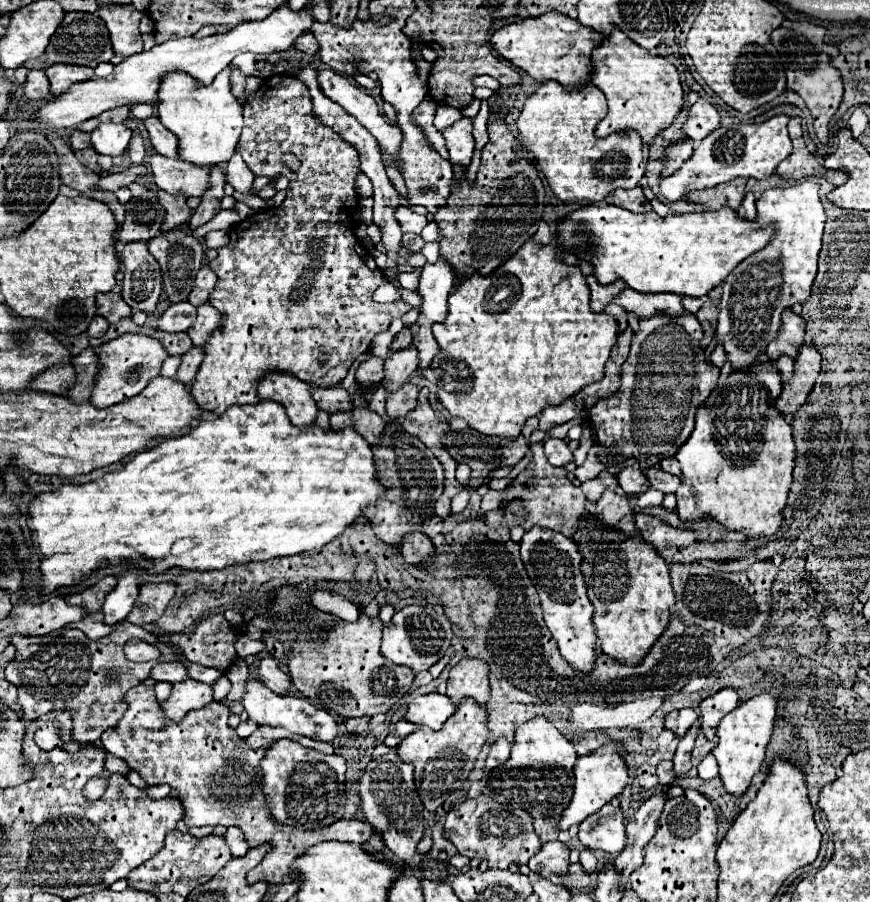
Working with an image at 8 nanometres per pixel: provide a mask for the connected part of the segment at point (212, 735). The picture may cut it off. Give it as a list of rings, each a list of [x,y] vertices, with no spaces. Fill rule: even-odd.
[[[147,678],[143,684],[131,688],[125,694],[125,716],[117,722],[115,728],[109,728],[101,736],[101,742],[107,752],[125,760],[127,766],[139,772],[149,784],[169,784],[171,788],[179,790],[185,808],[183,820],[187,826],[239,826],[245,832],[245,838],[251,844],[251,848],[269,844],[271,850],[267,852],[265,860],[261,860],[261,864],[247,874],[249,884],[285,884],[295,880],[295,872],[289,872],[293,860],[319,842],[337,840],[365,844],[369,840],[373,828],[367,822],[359,822],[355,818],[339,820],[327,828],[311,832],[279,824],[271,816],[265,802],[265,794],[261,790],[263,770],[259,762],[265,758],[267,746],[253,748],[251,752],[251,748],[247,748],[243,740],[235,734],[235,730],[227,724],[231,712],[221,702],[211,702],[207,708],[189,712],[183,718],[183,724],[171,724],[157,732],[141,728],[137,720],[139,710],[157,708],[153,686],[155,682]]]

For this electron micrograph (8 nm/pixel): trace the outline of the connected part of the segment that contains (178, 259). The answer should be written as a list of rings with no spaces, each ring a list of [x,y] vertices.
[[[175,230],[149,240],[147,246],[161,266],[169,302],[185,302],[203,262],[201,242],[185,230]]]

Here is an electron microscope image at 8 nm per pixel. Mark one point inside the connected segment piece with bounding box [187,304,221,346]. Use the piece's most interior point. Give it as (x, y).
(208, 318)

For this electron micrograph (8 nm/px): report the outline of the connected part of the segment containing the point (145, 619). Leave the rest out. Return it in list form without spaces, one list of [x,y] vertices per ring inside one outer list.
[[[171,582],[141,586],[137,602],[135,602],[131,614],[127,616],[127,620],[137,626],[157,622],[173,596],[175,596],[175,584],[171,584]]]

